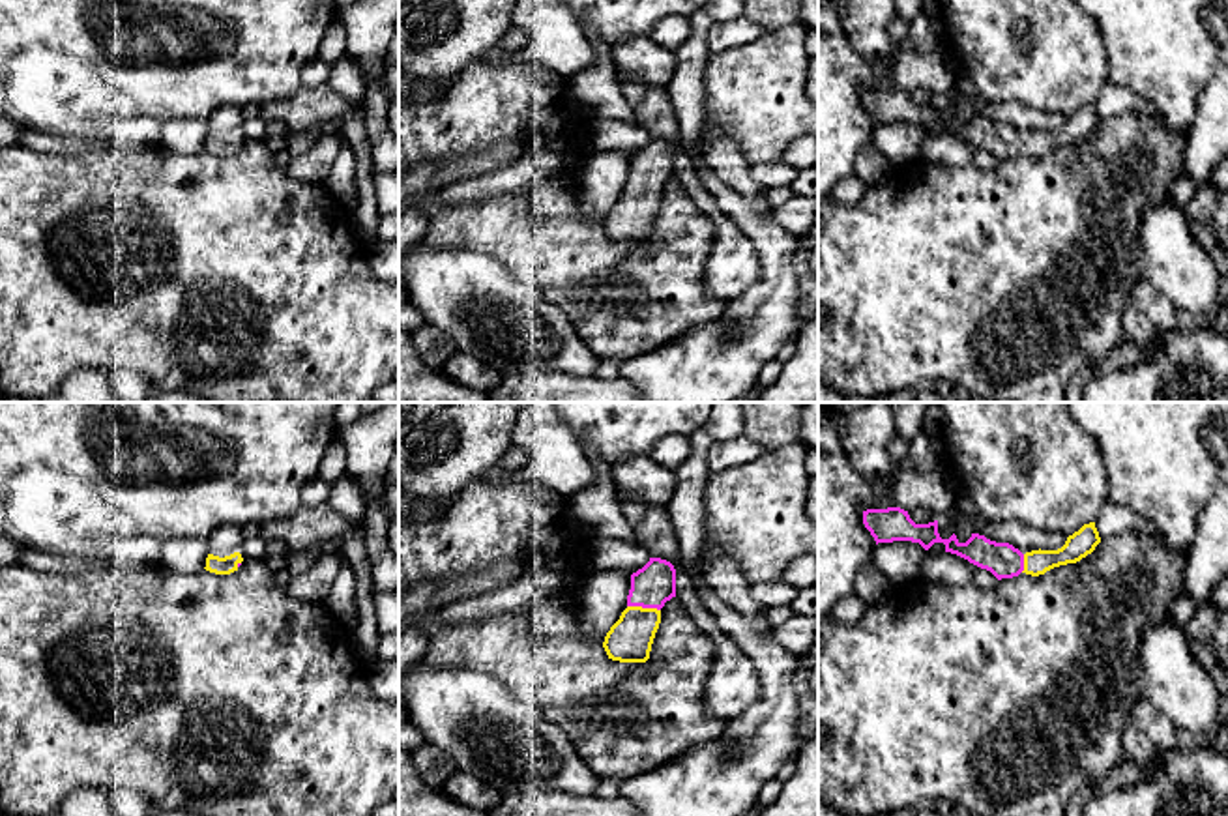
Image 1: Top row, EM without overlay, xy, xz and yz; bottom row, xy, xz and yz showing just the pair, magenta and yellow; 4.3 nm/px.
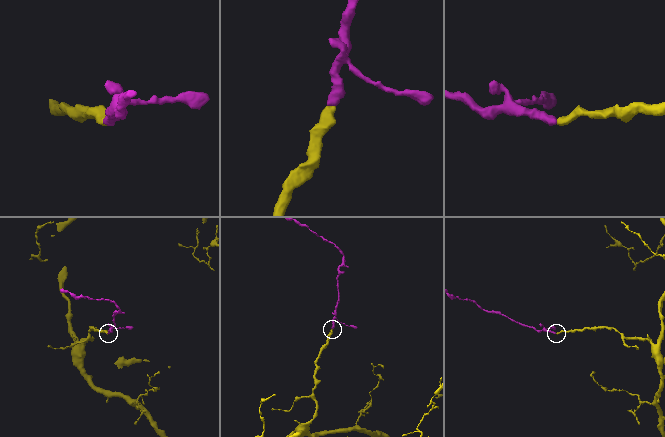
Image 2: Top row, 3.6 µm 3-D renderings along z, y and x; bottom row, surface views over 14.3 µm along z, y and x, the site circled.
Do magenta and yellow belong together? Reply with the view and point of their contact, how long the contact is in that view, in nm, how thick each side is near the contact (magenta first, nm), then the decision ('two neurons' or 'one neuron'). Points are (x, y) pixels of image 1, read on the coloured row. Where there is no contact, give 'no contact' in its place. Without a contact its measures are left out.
meets magenta in xz at (644, 607); contact 150 nm long; 180 nm thick on the magenta side, 190 nm on the other; one neuron

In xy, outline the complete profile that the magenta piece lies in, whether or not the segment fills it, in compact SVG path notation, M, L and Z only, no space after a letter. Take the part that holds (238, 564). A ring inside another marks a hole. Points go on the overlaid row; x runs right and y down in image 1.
M234 552L234 554L225 556L225 558L208 554L204 569L210 573L215 573L215 575L230 575L230 573L238 571L241 561L243 561L243 558L240 552Z

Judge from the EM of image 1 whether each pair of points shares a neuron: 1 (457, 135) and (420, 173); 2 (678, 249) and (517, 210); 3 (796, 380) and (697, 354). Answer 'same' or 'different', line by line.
1: different
2: same
3: different

